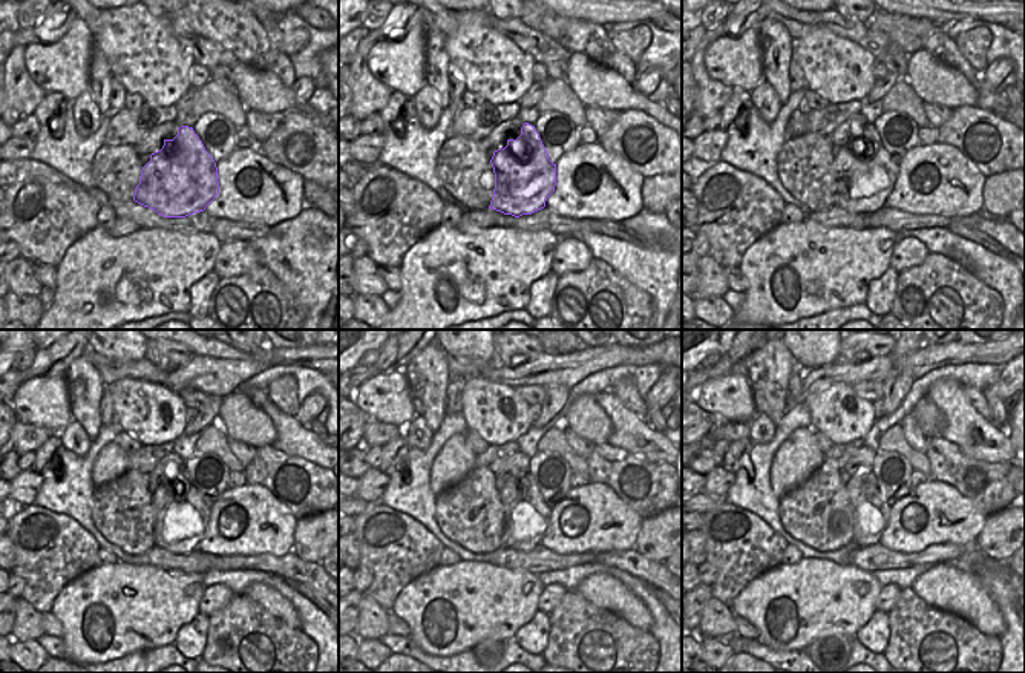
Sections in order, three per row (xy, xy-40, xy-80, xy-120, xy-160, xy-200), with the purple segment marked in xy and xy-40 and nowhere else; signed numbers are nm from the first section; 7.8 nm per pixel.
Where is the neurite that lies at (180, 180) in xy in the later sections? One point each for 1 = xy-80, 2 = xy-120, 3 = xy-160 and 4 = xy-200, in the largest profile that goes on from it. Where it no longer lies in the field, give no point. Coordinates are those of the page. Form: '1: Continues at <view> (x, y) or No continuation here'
1: Continues at xy-80 (866, 172)
2: Continues at xy-120 (176, 502)
3: Continues at xy-160 (518, 494)
4: Continues at xy-200 (863, 491)

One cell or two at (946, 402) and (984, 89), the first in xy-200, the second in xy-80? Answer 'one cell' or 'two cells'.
one cell

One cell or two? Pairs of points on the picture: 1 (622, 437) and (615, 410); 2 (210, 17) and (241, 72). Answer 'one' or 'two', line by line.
1: one
2: two

